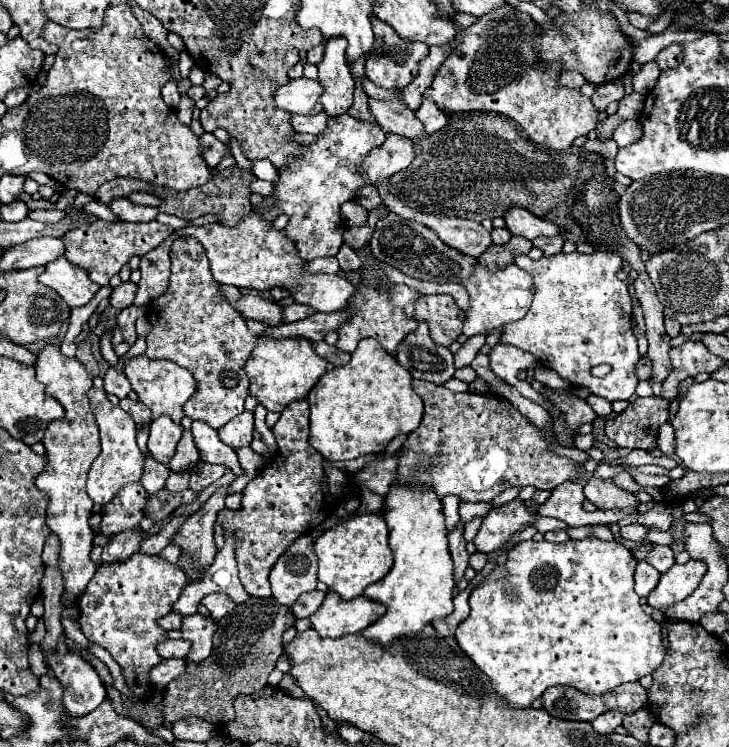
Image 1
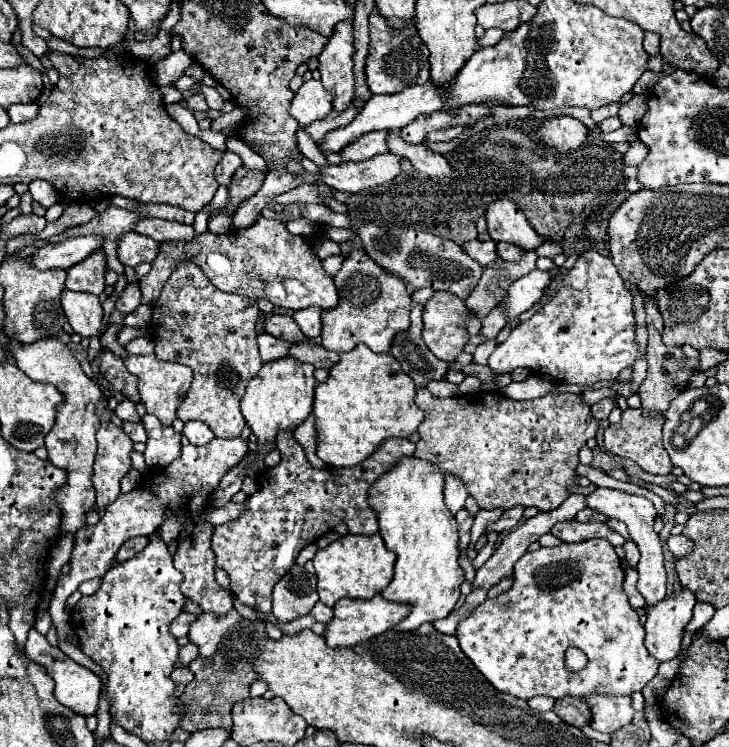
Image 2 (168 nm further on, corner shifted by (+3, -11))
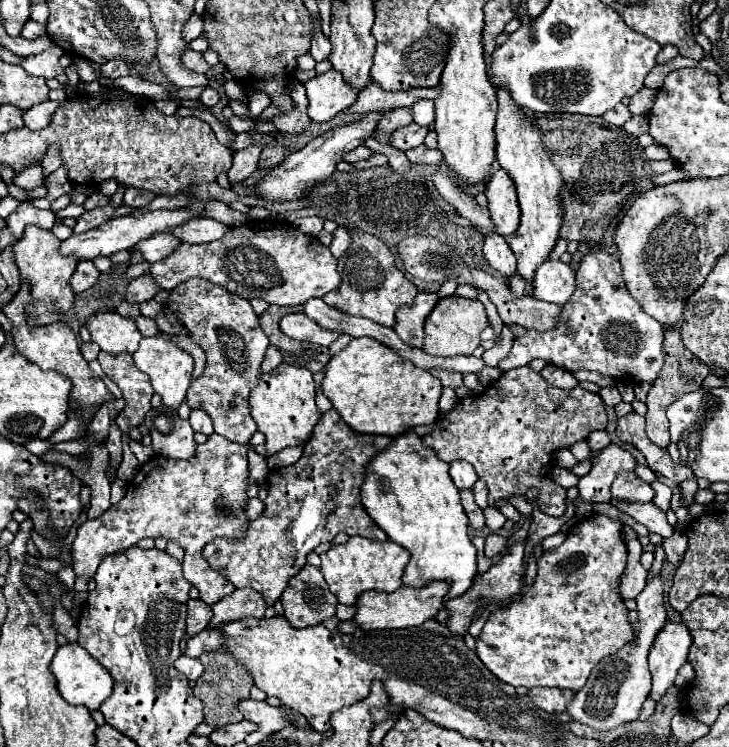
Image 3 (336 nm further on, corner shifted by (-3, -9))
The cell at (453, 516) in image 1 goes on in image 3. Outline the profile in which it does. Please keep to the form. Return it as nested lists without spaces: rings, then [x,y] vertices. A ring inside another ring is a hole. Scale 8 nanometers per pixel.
[[[453,461],[449,473],[451,473],[451,479],[457,485],[457,489],[473,489],[473,485],[479,479],[473,465],[469,465],[465,461]]]

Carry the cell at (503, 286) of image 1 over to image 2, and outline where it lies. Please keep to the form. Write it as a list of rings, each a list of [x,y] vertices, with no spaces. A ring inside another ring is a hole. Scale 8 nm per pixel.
[[[531,271],[529,275],[517,279],[507,295],[503,297],[503,301],[507,303],[505,305],[505,313],[507,313],[507,321],[515,321],[523,311],[527,311],[529,307],[533,307],[535,303],[541,301],[545,289],[549,287],[551,283],[551,273],[549,271]]]

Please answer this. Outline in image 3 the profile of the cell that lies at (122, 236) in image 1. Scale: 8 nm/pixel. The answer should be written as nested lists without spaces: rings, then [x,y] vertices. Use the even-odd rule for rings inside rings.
[[[79,261],[73,277],[71,277],[71,287],[75,293],[83,293],[87,289],[91,289],[93,285],[97,285],[99,281],[99,269],[95,267],[93,261]]]

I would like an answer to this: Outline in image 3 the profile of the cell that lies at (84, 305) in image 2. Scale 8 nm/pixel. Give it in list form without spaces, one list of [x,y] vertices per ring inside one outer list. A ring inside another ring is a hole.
[[[99,311],[89,315],[85,327],[91,333],[91,341],[107,353],[133,353],[139,347],[141,333],[133,319],[125,319],[115,311]]]

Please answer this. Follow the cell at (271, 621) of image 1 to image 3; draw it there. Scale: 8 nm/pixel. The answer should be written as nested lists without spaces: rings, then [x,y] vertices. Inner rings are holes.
[[[217,649],[217,651],[203,653],[199,657],[199,661],[203,663],[205,671],[197,679],[197,683],[193,687],[193,693],[203,703],[203,713],[205,713],[203,721],[207,725],[211,725],[213,729],[241,721],[243,717],[241,717],[241,711],[237,709],[237,703],[241,699],[249,697],[249,689],[253,687],[253,677],[247,673],[247,669],[227,649]]]

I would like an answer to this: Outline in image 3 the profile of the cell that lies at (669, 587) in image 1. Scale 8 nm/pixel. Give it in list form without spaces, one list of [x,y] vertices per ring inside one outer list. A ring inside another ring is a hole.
[[[665,621],[661,633],[657,633],[649,651],[649,671],[653,675],[651,697],[659,701],[665,691],[673,685],[679,667],[687,661],[693,637],[681,623]]]

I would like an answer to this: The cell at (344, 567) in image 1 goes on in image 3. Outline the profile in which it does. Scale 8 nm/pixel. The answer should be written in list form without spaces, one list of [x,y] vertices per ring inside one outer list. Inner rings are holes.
[[[349,537],[343,545],[333,545],[327,553],[321,553],[321,573],[325,575],[325,581],[331,589],[331,593],[337,597],[343,605],[353,605],[357,595],[364,591],[395,591],[401,587],[401,575],[409,561],[409,551],[401,545],[387,541],[373,541],[367,537]]]

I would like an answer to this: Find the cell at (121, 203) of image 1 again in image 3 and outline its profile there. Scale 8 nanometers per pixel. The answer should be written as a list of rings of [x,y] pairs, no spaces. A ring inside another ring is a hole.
[[[195,217],[193,221],[187,221],[185,225],[179,225],[179,229],[169,229],[173,237],[187,243],[211,243],[225,235],[229,227],[221,221],[207,219],[207,217]]]

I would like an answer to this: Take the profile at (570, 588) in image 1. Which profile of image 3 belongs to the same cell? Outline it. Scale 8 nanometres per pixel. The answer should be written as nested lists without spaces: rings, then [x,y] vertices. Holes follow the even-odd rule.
[[[591,515],[575,523],[563,545],[537,557],[537,579],[529,591],[509,605],[497,607],[487,617],[483,631],[475,637],[477,657],[501,681],[513,687],[559,687],[579,691],[589,679],[591,669],[607,655],[617,653],[635,633],[629,623],[629,609],[619,595],[619,583],[627,561],[627,547],[621,537],[621,523],[605,515]]]

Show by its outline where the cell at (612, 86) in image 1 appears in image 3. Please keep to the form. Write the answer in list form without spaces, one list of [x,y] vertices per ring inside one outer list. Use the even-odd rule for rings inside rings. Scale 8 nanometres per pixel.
[[[619,103],[619,105],[615,105],[613,109],[609,109],[605,115],[601,115],[601,119],[603,119],[607,125],[621,127],[627,119],[631,119],[631,113],[629,113],[629,109],[627,109],[623,103]]]

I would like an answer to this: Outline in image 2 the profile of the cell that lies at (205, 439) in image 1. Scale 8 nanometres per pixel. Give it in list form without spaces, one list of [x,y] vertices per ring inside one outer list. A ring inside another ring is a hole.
[[[187,421],[185,427],[183,427],[183,435],[193,445],[207,445],[215,437],[211,433],[211,429],[205,423],[201,423],[201,421]]]

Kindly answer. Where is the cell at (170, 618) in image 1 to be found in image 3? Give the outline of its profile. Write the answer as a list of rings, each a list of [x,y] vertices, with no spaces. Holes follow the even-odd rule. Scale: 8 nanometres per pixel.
[[[189,599],[187,603],[187,635],[193,637],[197,633],[201,633],[209,621],[211,621],[211,607],[205,605],[201,599]]]

